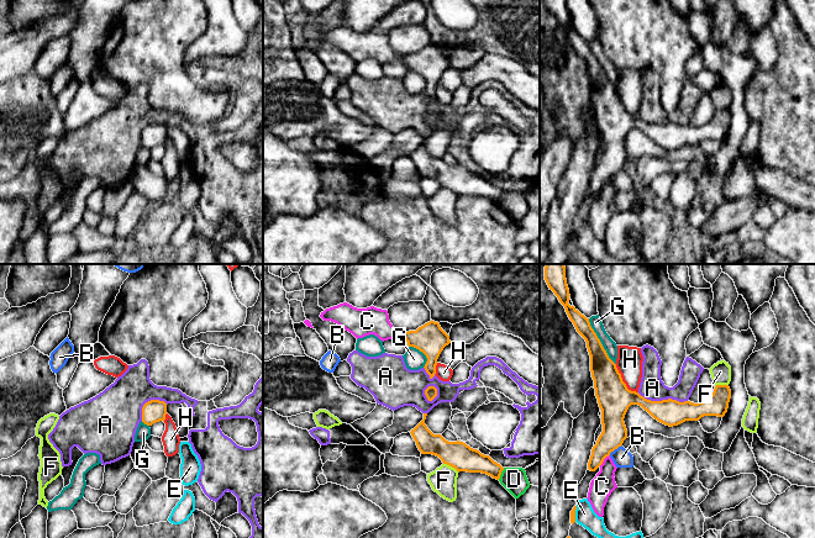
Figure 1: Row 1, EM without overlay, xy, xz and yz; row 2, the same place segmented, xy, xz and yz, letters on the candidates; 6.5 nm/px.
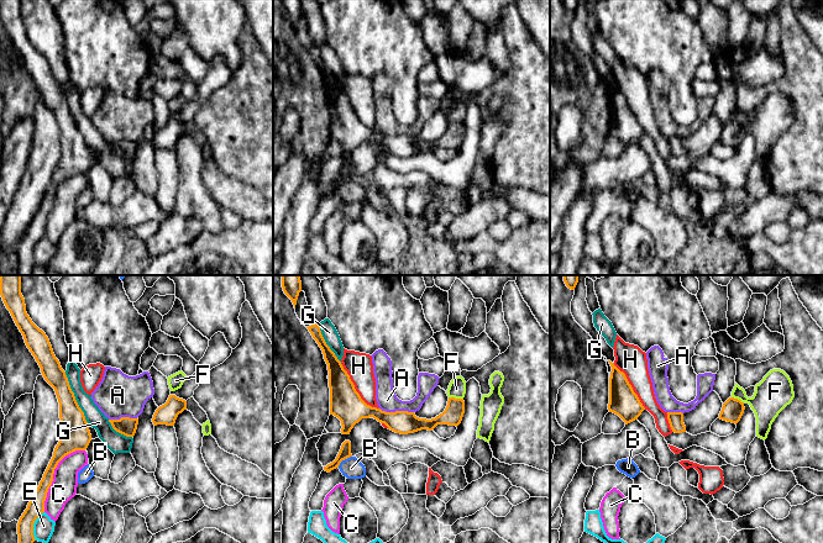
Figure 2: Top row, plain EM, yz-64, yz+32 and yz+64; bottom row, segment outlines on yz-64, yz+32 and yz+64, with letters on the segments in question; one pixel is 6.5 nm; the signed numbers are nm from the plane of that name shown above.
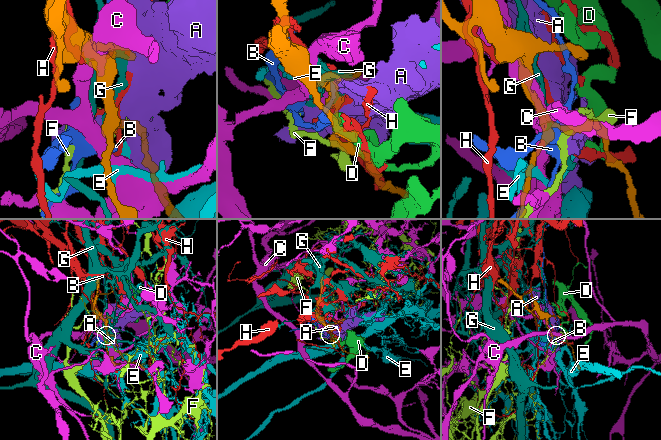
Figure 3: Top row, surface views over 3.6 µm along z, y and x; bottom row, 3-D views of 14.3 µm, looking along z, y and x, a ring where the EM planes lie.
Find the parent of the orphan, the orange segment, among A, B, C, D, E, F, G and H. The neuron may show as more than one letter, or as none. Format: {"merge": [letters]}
{"merge": ["G"]}

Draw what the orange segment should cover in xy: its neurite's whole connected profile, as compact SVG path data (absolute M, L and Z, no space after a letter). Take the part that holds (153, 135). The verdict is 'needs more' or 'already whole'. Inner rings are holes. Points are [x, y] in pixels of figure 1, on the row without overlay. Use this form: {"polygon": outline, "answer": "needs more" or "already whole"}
{"polygon": "M151 123L142 131L142 146L147 149L152 149L156 146L165 143L167 127L159 123Z", "answer": "already whole"}

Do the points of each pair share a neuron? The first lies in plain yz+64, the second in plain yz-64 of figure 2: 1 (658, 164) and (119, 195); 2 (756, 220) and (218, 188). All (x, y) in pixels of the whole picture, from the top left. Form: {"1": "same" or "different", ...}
{"1": "different", "2": "different"}

